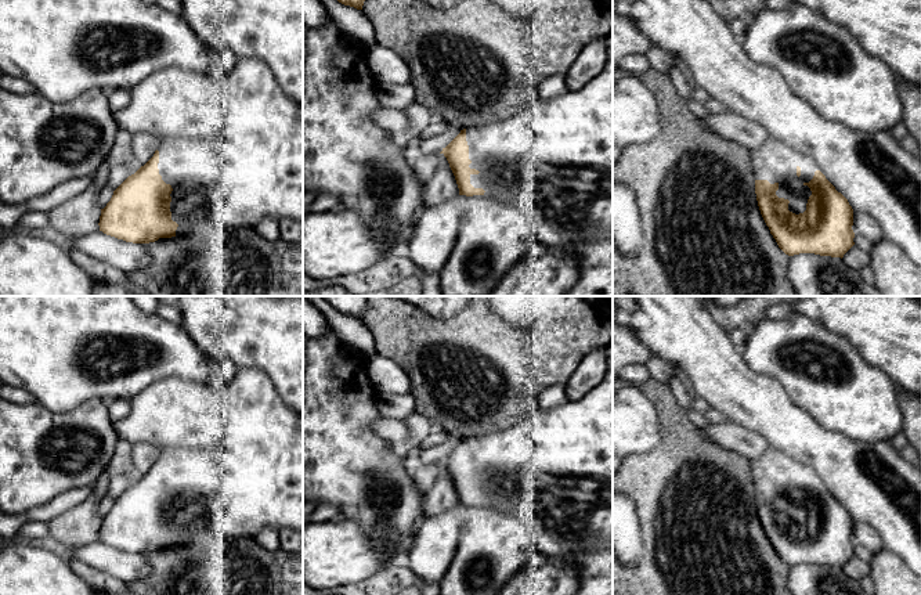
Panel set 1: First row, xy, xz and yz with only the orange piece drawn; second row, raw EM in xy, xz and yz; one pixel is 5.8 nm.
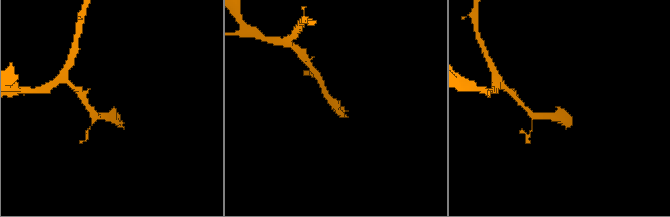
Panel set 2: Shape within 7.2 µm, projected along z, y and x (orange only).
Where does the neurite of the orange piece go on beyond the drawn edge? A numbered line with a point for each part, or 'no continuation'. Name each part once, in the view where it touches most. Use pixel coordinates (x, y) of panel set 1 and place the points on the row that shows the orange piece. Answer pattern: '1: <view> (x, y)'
1: yz (776, 162)

